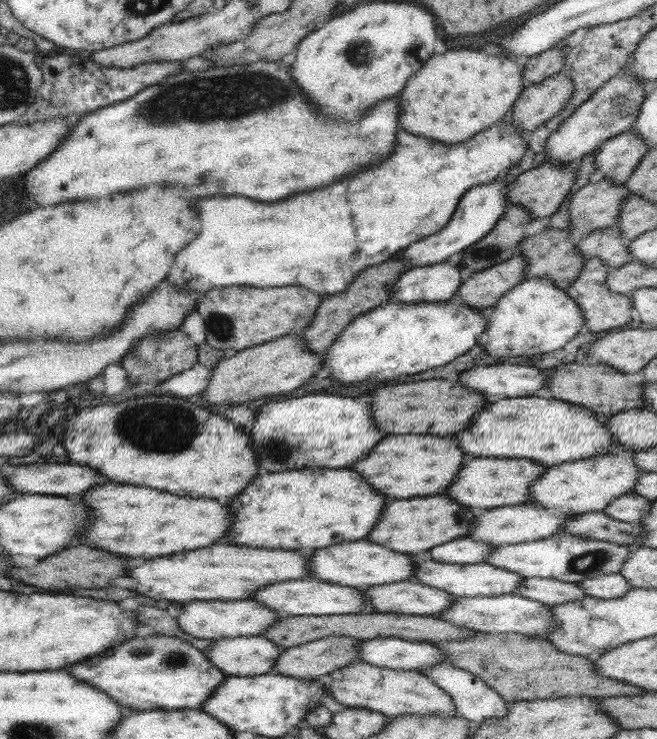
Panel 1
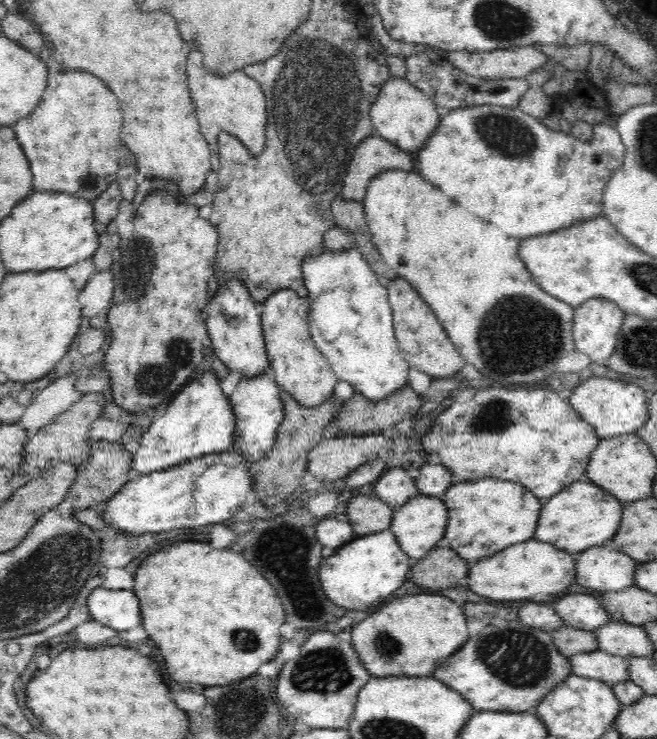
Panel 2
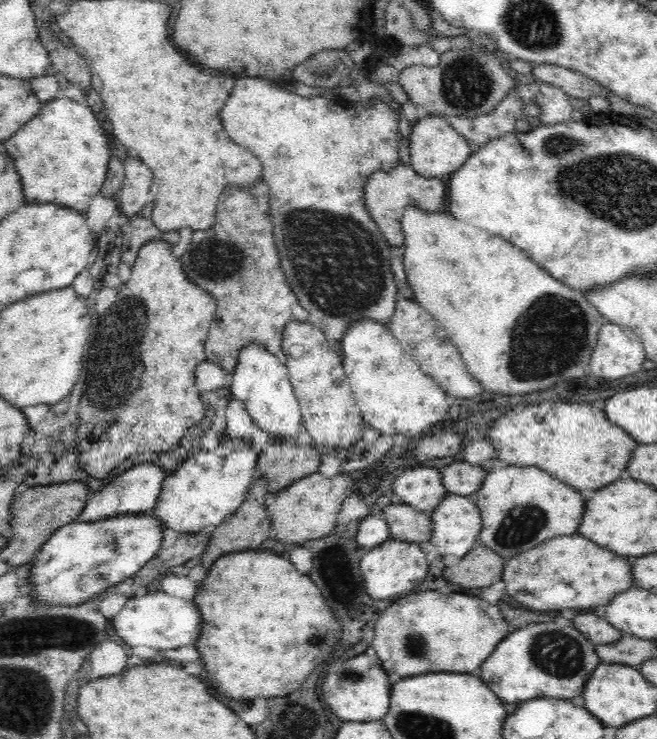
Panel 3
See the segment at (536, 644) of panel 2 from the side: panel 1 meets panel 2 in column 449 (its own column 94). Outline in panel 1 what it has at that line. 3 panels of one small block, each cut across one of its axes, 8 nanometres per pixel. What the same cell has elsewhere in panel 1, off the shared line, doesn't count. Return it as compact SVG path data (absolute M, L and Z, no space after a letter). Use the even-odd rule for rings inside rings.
M158 635L154 637L140 638L138 636L124 642L124 646L116 646L108 650L108 654L102 654L100 658L92 658L88 662L76 664L70 670L76 678L84 680L93 687L100 688L106 694L110 694L116 702L122 706L130 706L136 710L174 710L174 708L201 708L212 692L218 688L218 684L224 682L225 674L216 666L210 664L206 652L198 650L192 644L180 640L174 636Z

